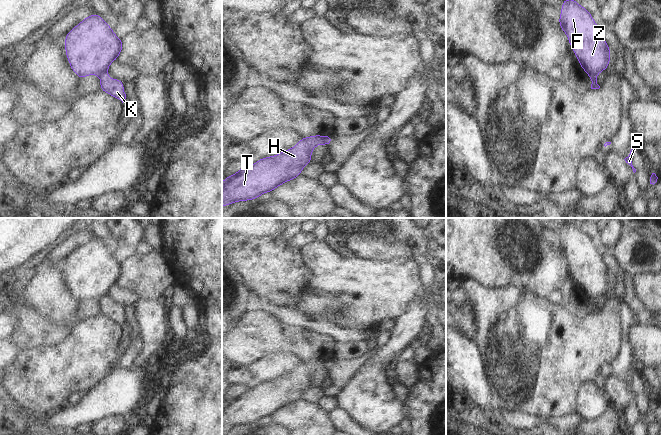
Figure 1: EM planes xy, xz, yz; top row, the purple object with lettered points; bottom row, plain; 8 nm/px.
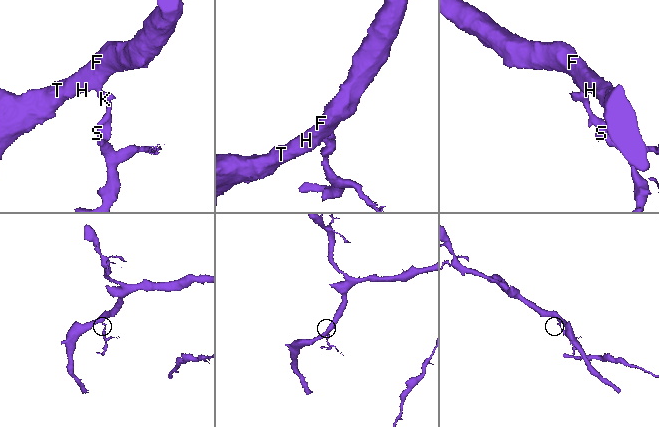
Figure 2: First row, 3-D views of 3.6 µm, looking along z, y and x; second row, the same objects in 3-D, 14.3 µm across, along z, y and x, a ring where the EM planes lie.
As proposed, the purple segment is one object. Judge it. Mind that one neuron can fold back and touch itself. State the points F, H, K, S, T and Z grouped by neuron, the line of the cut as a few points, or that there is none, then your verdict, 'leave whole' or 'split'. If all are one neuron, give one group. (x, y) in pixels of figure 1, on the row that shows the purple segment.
F H T Z / K S | xy (106, 71), (99, 75) | split

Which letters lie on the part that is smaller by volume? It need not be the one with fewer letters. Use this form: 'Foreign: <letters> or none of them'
Foreign: K, S.

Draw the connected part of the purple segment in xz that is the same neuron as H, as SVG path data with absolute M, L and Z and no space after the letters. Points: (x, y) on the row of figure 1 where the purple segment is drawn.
M313 135L303 137L294 147L277 155L260 158L255 164L243 167L236 174L224 177L222 183L222 207L239 201L257 199L263 193L273 192L278 186L300 176L302 169L307 164L312 163L311 154L313 149L319 144L325 145L325 138L332 138L332 136Z

